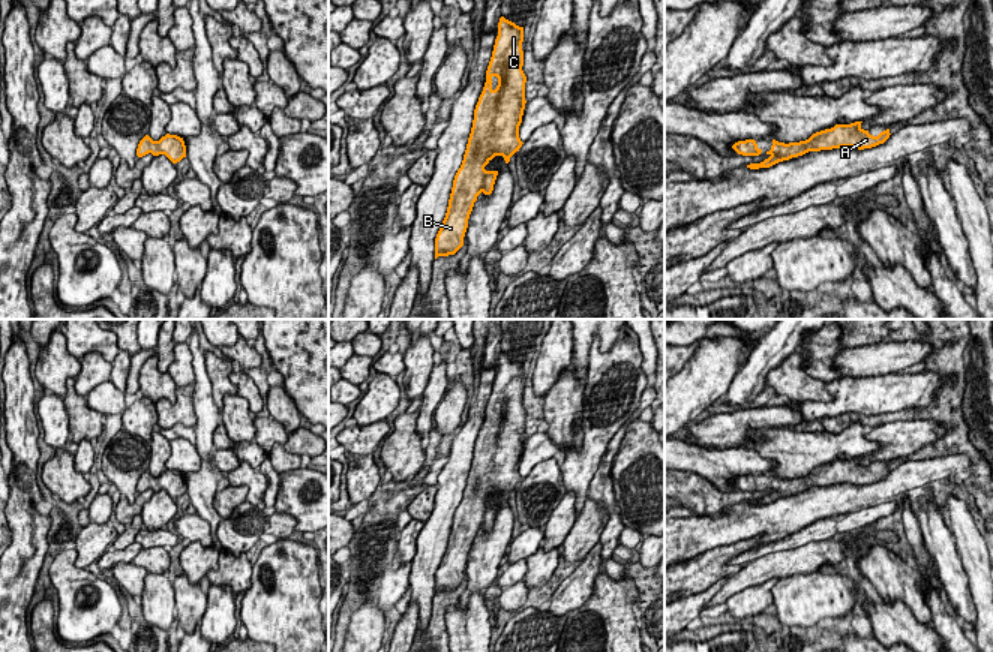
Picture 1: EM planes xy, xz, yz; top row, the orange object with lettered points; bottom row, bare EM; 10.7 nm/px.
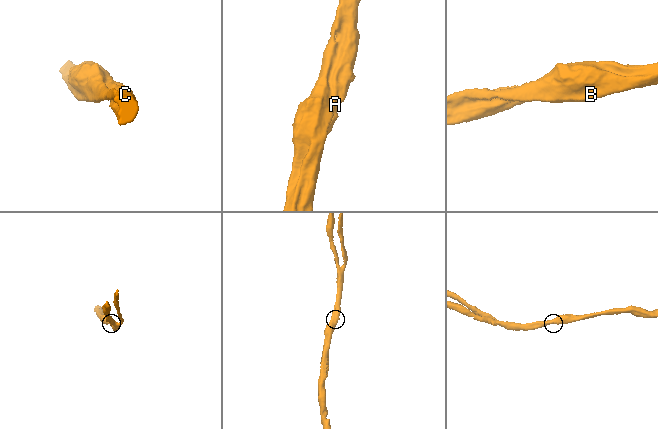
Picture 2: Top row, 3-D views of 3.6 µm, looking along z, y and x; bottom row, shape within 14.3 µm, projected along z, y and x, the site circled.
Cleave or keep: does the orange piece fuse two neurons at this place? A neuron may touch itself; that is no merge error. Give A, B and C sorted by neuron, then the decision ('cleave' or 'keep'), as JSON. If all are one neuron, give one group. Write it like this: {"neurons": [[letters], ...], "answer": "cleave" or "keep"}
{"neurons": [["A", "B", "C"]], "answer": "keep"}

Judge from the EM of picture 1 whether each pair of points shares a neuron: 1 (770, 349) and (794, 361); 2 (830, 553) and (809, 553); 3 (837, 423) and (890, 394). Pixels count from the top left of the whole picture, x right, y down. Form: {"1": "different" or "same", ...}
{"1": "different", "2": "same", "3": "different"}

